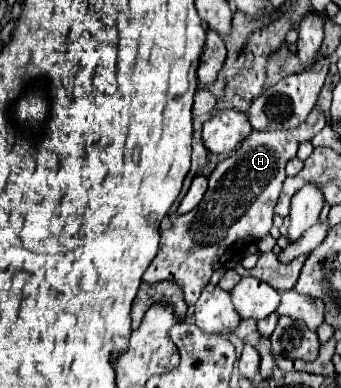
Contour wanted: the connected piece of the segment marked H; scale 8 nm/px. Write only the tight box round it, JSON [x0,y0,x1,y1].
[143,108,325,304]

